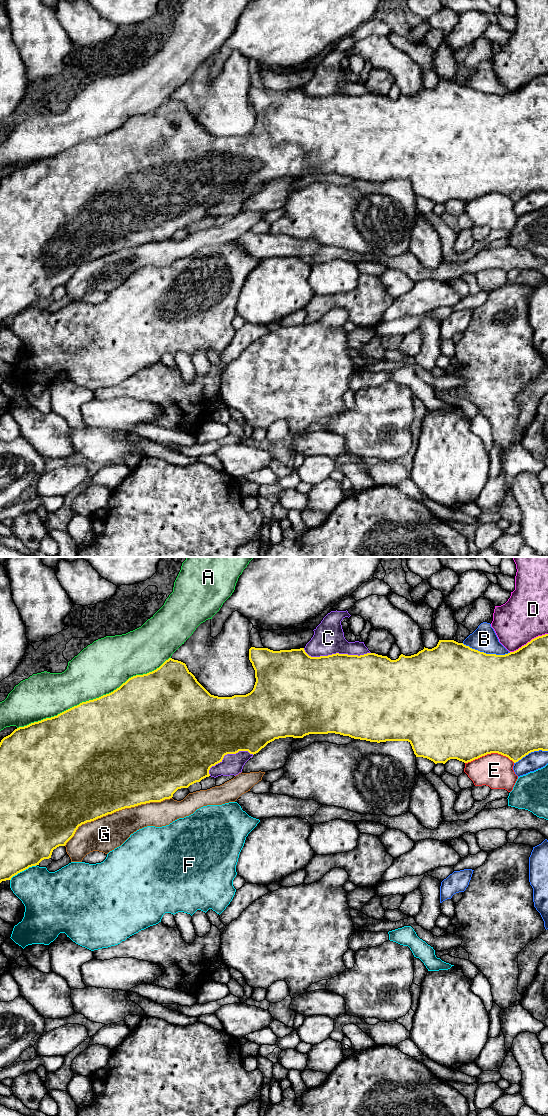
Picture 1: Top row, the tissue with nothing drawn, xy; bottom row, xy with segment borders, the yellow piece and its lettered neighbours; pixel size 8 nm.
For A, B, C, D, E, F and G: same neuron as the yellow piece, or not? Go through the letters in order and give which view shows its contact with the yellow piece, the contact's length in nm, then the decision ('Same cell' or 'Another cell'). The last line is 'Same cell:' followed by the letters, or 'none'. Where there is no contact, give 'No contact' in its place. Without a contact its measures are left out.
A: Touches yellow in xy. Shared border 1350 nm. Another cell
B: Touches yellow in xy. Shared border 400 nm. Another cell
C: Touches yellow in xy. Shared border 550 nm. Same cell
D: Touches yellow in xy. Shared border 340 nm. Another cell
E: Touches yellow in xy. Shared border 400 nm. Another cell
F: Touches yellow in xy. Shared border 260 nm. Another cell
G: Touches yellow in xy. Shared border 950 nm. Another cell
Same cell: C

